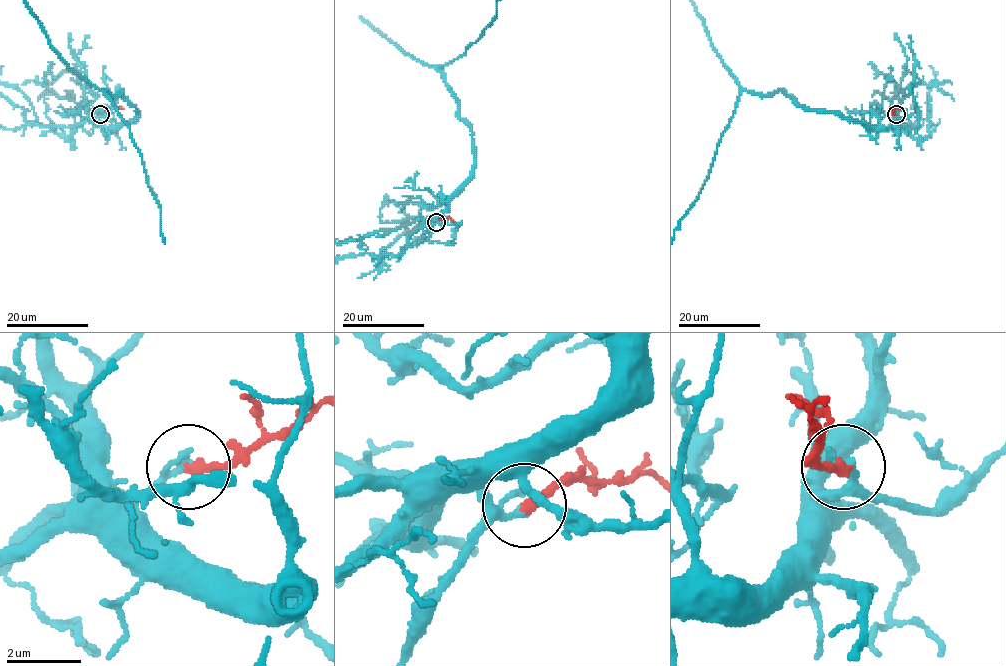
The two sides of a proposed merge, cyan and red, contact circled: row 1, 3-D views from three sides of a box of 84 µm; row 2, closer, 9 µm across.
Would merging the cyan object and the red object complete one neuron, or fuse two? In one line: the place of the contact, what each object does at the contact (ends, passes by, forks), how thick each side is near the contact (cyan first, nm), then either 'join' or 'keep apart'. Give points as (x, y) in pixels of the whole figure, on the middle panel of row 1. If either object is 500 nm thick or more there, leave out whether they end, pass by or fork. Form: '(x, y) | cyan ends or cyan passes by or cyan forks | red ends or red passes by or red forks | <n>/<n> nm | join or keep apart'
(436, 222) | cyan forks | red ends | 130/280 nm | join

